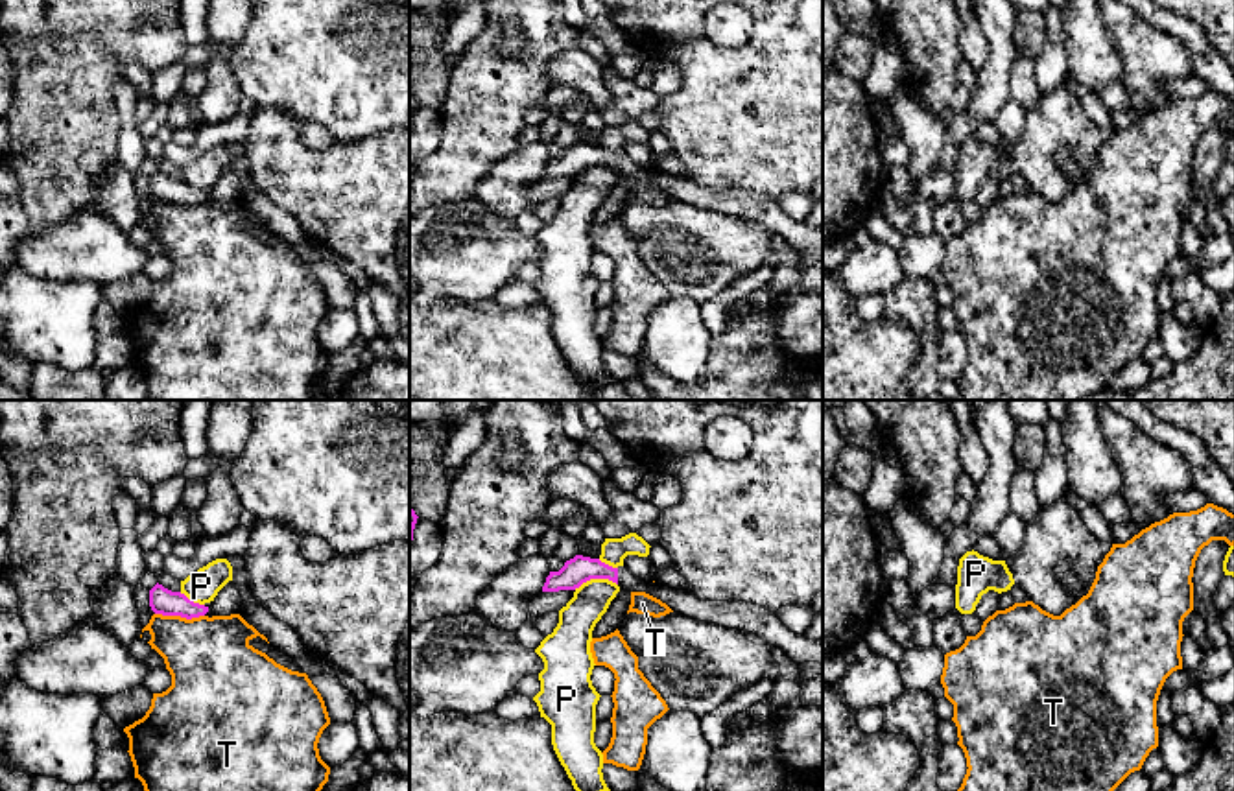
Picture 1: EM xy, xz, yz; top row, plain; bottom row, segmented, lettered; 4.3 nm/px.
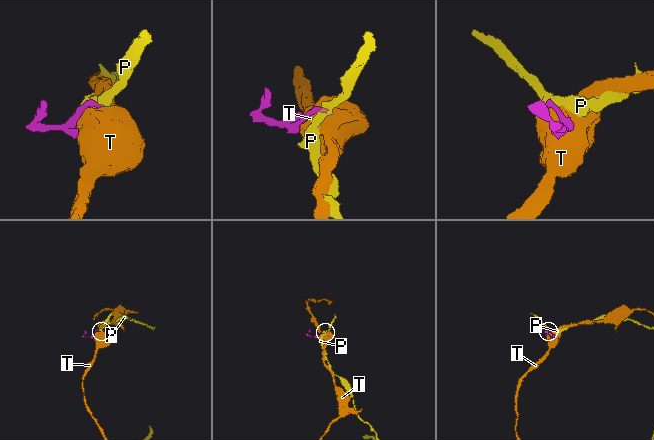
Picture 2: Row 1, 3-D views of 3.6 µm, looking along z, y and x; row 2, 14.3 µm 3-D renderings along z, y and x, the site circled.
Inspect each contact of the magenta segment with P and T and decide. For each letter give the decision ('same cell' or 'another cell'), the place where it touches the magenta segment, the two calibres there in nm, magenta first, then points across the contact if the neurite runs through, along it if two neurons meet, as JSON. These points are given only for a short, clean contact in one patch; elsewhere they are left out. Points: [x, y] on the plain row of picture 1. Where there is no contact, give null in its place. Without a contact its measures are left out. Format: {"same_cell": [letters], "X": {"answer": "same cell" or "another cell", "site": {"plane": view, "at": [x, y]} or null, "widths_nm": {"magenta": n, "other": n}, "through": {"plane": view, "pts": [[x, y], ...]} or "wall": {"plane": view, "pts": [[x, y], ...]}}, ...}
{"same_cell": [], "P": {"answer": "another cell", "site": {"plane": "xz", "at": [594, 165]}, "widths_nm": {"magenta": 120, "other": 160}, "wall": {"plane": "xz", "pts": [[616, 170], [589, 166], [574, 176]]}}, "T": {"answer": "another cell", "site": {"plane": "xy", "at": [179, 201]}, "widths_nm": {"magenta": 120, "other": 360}}}

